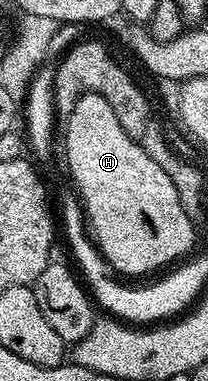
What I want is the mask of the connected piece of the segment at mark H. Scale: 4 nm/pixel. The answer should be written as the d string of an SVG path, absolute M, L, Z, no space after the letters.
M84 95L71 109L71 117L64 120L63 127L65 159L85 202L83 211L92 238L106 264L114 272L160 272L164 263L174 262L173 255L188 256L191 224L182 212L179 193L173 191L171 177L163 173L150 152L145 152L142 144L133 143L117 126L115 109L103 97Z

